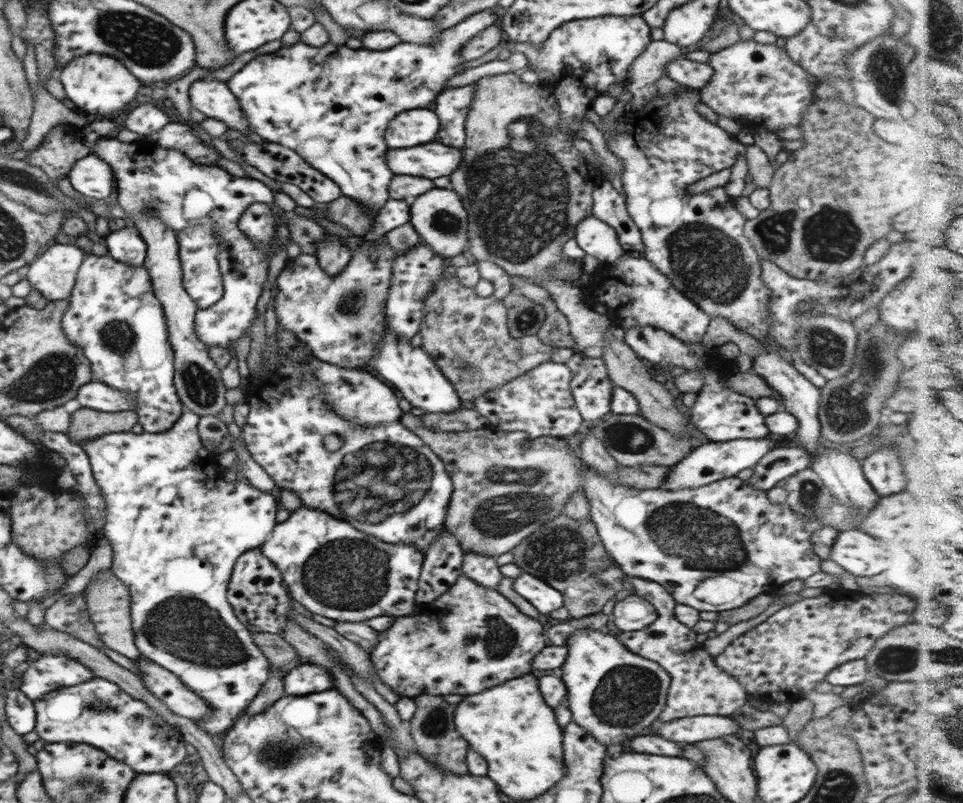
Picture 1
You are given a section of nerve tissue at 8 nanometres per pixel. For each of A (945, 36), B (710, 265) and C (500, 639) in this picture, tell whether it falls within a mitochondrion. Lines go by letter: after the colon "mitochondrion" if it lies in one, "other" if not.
A: mitochondrion
B: mitochondrion
C: mitochondrion

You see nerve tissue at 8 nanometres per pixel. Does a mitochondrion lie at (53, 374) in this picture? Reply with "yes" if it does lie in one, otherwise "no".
yes

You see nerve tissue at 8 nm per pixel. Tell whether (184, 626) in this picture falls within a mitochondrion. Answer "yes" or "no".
yes

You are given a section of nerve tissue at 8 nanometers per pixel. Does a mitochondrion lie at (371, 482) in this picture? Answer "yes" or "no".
yes

